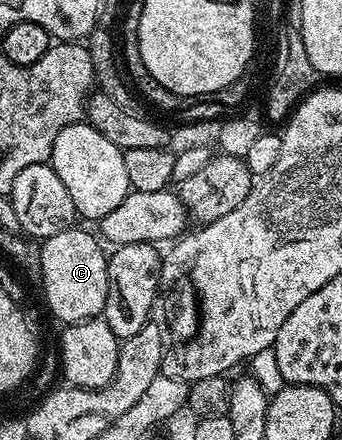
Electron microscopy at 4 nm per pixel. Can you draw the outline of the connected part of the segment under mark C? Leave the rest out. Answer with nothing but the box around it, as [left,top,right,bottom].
[39,225,109,325]

